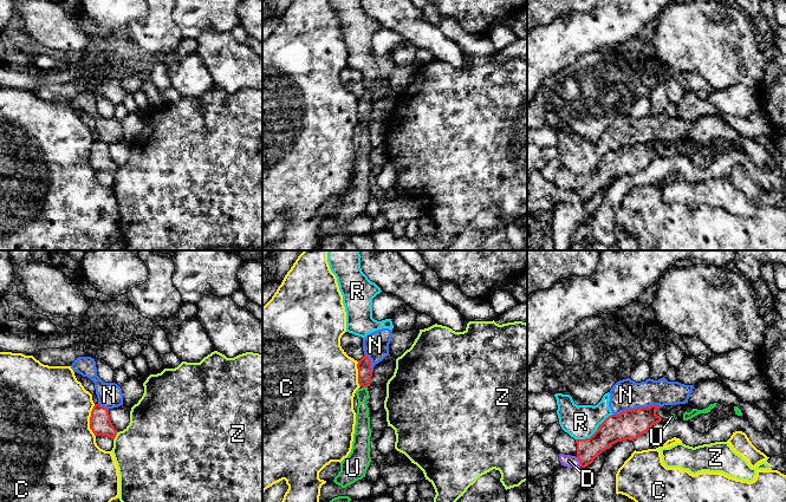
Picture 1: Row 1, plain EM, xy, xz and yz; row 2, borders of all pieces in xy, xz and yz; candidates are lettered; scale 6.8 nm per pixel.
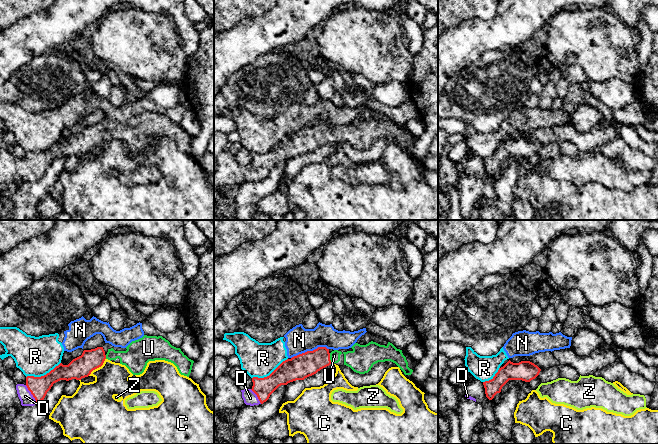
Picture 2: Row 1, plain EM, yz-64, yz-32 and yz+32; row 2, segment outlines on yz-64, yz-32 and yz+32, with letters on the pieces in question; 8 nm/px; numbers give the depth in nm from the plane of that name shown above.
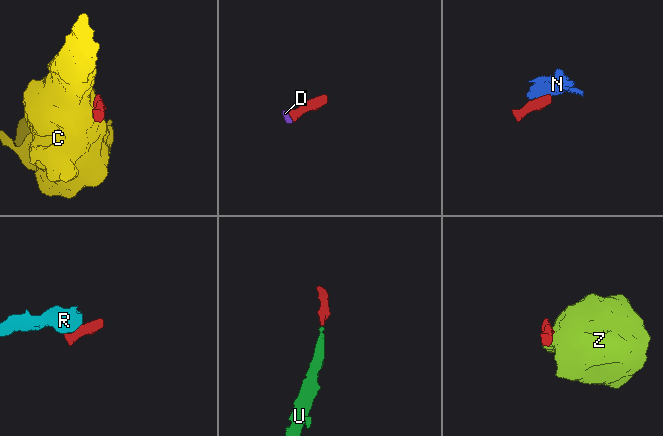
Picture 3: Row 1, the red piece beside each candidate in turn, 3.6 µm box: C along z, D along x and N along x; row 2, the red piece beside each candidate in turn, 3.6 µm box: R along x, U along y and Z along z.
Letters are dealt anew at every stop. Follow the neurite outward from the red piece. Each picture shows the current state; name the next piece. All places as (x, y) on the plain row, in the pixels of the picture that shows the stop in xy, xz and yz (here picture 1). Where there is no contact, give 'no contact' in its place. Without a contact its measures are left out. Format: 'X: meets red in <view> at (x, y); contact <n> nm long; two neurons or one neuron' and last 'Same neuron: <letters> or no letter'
C: meets red in xy at (90, 156); contact 220 nm long; two neurons
D: meets red in yz at (579, 195); contact 80 nm long; one neuron
N: meets red in yz at (637, 143); contact 340 nm long; two neurons
R: meets red in yz at (596, 167); contact 320 nm long; two neurons
U: meets red in xz at (365, 122); contact 30 nm long; one neuron
Z: meets red in xy at (115, 171); contact 70 nm long; two neurons
Same neuron: D, U

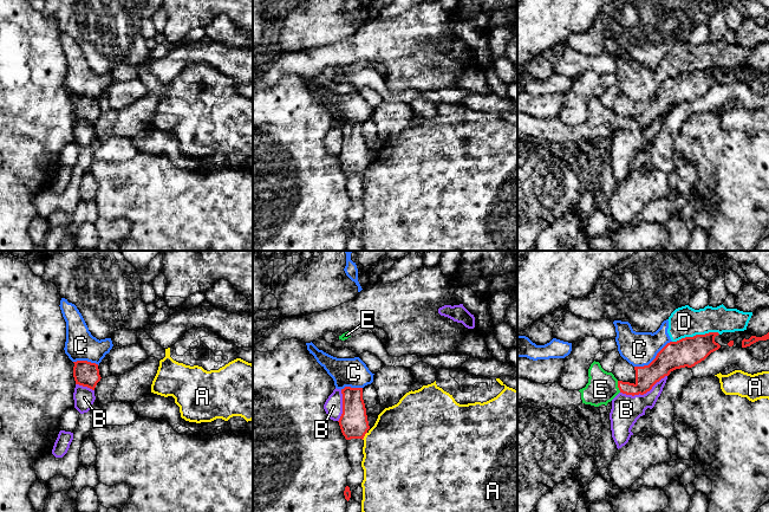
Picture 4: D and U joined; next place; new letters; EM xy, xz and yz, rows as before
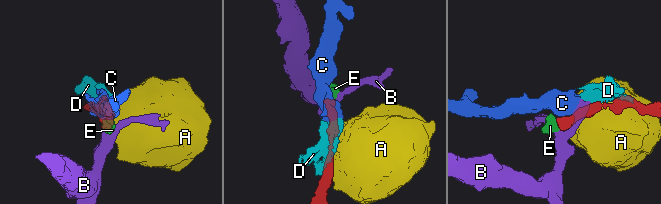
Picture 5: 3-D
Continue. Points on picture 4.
A: meets red in xz at (364, 170); contact 70 nm long; two neurons
B: meets red in yz at (643, 129); contact 340 nm long; two neurons
C: meets red in yz at (655, 94); contact 320 nm long; two neurons
D: meets red in yz at (696, 70); contact 340 nm long; two neurons
E: meets red in yz at (618, 122); contact 80 nm long; one neuron
Same neuron: E

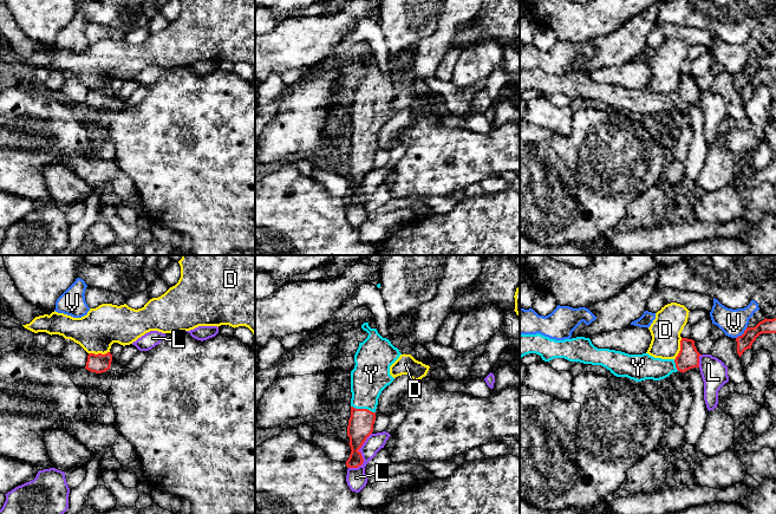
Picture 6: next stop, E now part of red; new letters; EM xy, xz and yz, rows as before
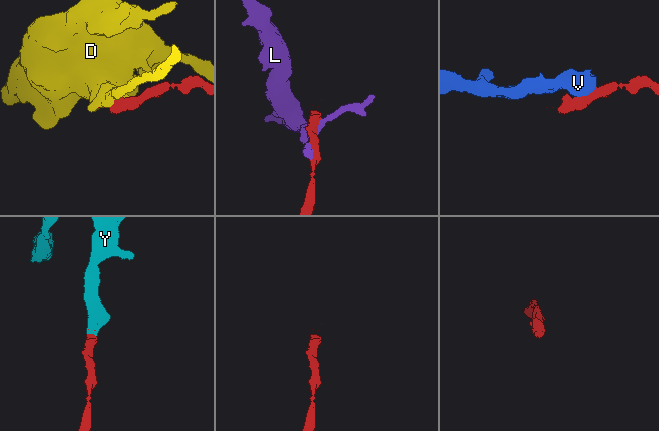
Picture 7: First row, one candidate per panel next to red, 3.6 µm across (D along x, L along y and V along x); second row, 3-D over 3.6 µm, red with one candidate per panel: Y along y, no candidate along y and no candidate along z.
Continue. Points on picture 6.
D: meets red in yz at (680, 84); contact 160 nm long; two neurons
L: meets red in xz at (360, 190); contact 300 nm long; two neurons
V: meets red in yz at (743, 69); contact 120 nm long; two neurons
Y: meets red in xz at (363, 144); contact 180 nm long; one neuron
Same neuron: Y

